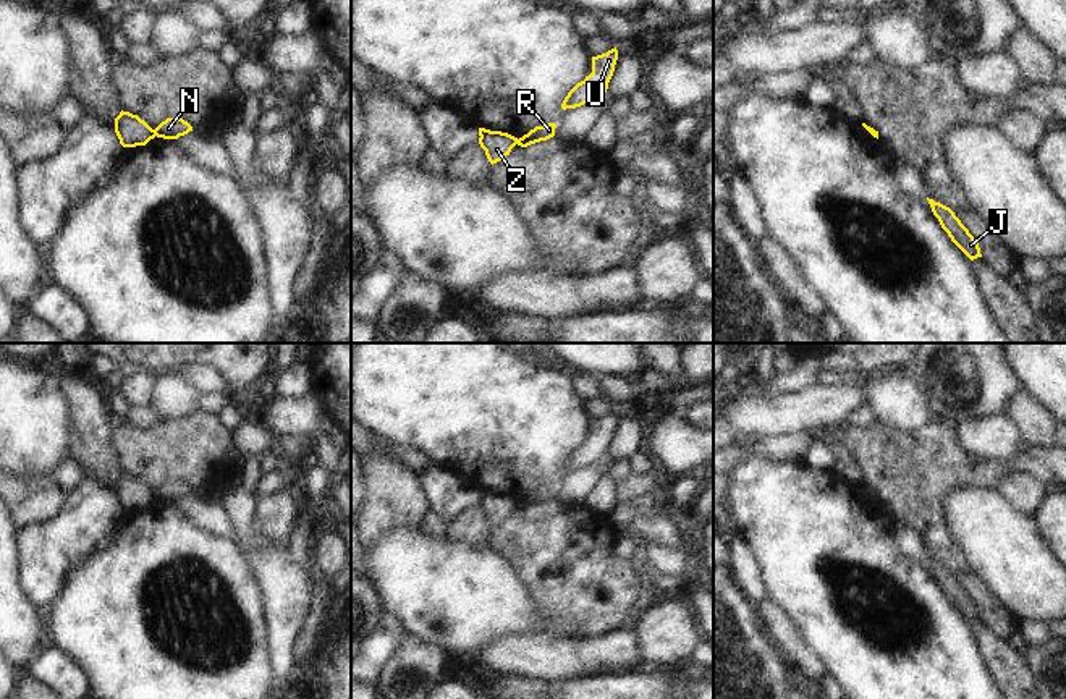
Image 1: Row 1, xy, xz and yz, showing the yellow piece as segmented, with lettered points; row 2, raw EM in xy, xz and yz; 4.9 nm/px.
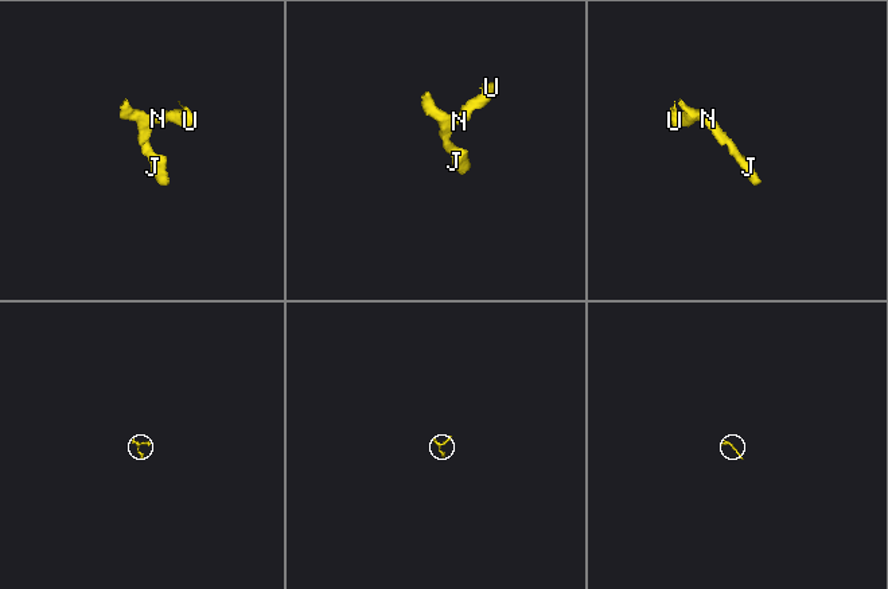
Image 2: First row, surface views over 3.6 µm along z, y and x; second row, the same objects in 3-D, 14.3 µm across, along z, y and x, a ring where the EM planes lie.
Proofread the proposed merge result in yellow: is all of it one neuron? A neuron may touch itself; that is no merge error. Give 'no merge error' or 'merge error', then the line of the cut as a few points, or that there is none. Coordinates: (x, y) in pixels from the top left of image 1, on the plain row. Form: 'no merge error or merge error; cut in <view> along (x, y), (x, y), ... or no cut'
merge error; cut in xy along (154, 492), (156, 497)

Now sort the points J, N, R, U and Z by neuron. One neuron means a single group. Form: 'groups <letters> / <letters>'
groups J Z / N R U

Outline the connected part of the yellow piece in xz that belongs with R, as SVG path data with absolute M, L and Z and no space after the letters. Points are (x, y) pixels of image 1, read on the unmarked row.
M548 485L545 489L535 489L527 497L519 500L516 506L521 508L521 510L527 510L531 506L547 503L547 502L555 498L555 490L556 490L555 485Z

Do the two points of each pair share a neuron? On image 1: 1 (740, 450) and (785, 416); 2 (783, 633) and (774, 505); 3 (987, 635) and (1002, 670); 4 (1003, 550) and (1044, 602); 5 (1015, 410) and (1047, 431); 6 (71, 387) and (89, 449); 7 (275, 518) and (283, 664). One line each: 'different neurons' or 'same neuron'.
1: different neurons
2: different neurons
3: same neuron
4: same neuron
5: same neuron
6: same neuron
7: different neurons

